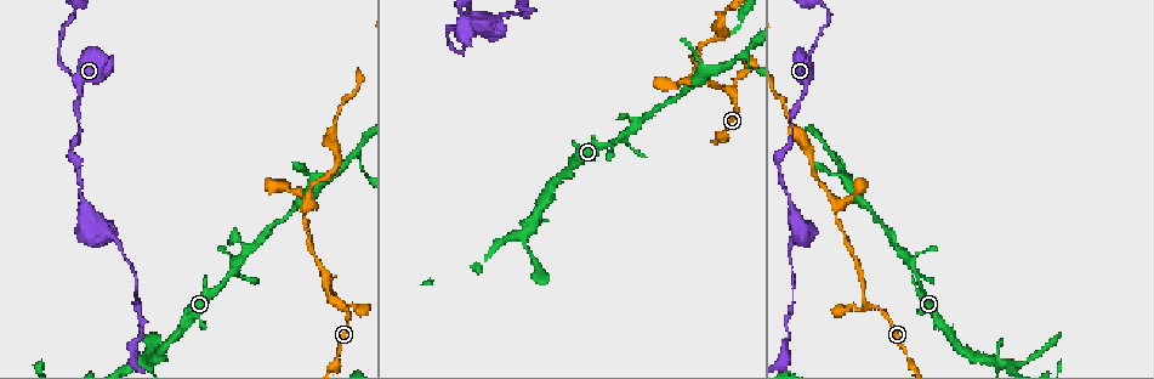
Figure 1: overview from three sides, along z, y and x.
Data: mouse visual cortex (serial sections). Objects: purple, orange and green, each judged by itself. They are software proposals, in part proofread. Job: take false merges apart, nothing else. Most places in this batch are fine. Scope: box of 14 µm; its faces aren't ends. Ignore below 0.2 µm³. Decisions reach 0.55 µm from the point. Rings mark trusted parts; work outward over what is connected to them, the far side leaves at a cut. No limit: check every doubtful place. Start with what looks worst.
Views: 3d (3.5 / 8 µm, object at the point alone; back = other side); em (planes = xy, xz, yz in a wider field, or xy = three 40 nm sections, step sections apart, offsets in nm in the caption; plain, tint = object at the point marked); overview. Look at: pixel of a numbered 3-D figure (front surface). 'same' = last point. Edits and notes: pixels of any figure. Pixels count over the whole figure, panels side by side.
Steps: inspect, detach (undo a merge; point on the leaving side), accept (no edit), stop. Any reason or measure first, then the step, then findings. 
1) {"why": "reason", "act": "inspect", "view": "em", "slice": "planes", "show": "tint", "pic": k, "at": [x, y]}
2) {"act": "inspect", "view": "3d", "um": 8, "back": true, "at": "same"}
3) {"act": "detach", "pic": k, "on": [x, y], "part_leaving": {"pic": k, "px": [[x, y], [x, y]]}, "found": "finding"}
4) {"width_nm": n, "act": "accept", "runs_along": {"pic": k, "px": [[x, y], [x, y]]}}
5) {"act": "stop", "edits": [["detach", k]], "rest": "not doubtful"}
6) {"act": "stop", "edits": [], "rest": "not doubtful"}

{"act": "inspect", "view": "3d", "um": 3.5, "back": true, "pic": 1, "at": [834, 155]}

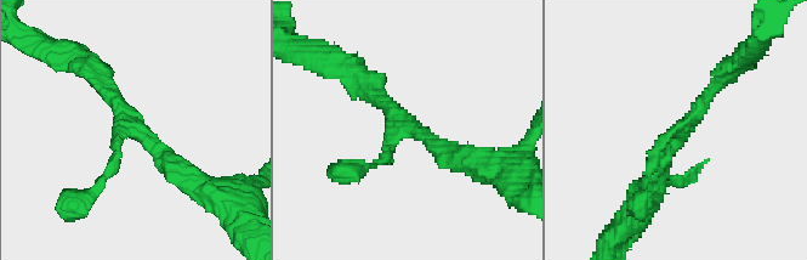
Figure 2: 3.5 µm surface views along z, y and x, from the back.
{"arms": 3, "arm_widths_nm": [150, 200, 300], "why": "shape alone is not enough", "act": "inspect", "view": "em", "slice": "xy", "step": 3, "show": "tint", "pic": 2, "at": [684, 131]}

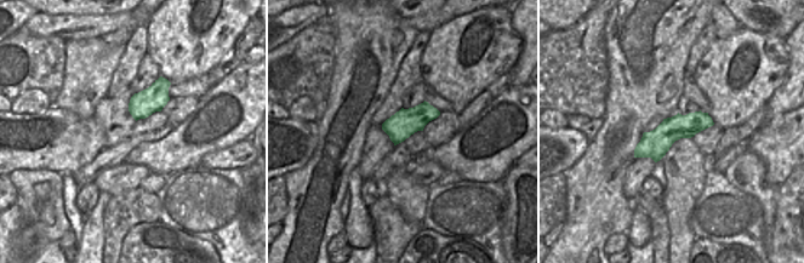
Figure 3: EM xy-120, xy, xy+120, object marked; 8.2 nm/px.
{"act": "accept", "found": "all the same cell"}

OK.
{"why": "sudden change in width", "act": "inspect", "view": "3d", "um": 3.5, "pic": 1, "at": [507, 16]}

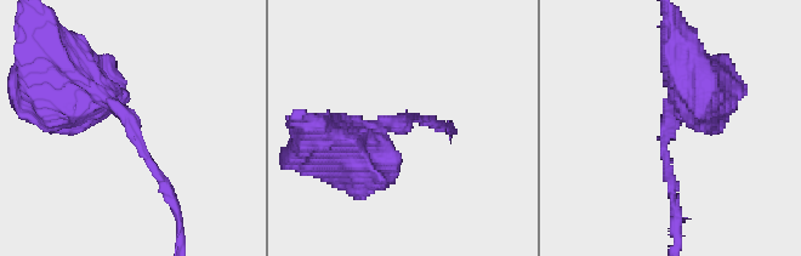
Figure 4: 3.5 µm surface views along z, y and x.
{"arm_widths_nm": [100, 450], "why": "need the tissue", "act": "inspect", "view": "em", "slice": "xy", "step": 5, "show": "tint", "pic": 4, "at": [398, 123]}

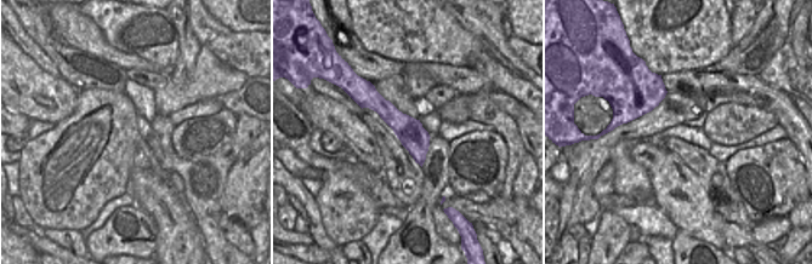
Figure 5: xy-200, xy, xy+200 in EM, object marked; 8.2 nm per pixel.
{"act": "accept", "runs_along": {"pic": 4, "px": [[69, 66], [129, 118], [165, 186]]}, "found": "all the same cell"}

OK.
{"why": "thick turns thin", "act": "inspect", "view": "3d", "um": 3.5, "back": true, "pic": 1, "at": [307, 203]}

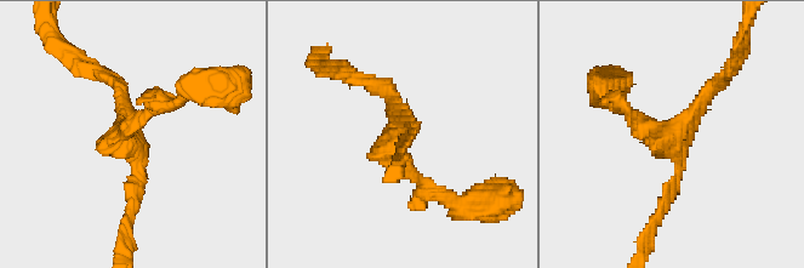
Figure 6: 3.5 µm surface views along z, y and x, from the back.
{"why": "shape alone is not enough", "act": "inspect", "view": "em", "slice": "xy", "step": 2, "show": "tint", "pic": 6, "at": [395, 137]}

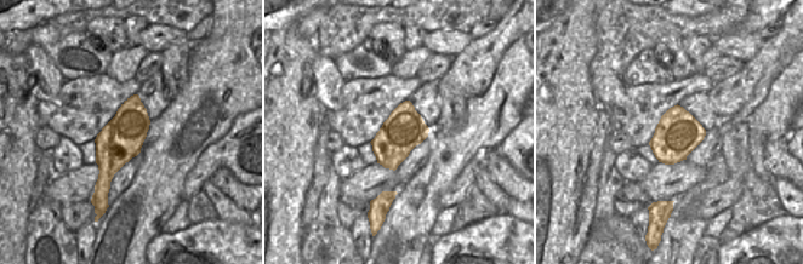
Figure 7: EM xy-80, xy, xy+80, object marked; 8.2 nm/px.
{"act": "accept", "runs_along": {"pic": 6, "px": [[662, 204], [678, 175], [671, 137], [724, 78]]}, "found": "one cell here"}

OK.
{"act": "stop", "edits": [], "rest": "not doubtful"}

